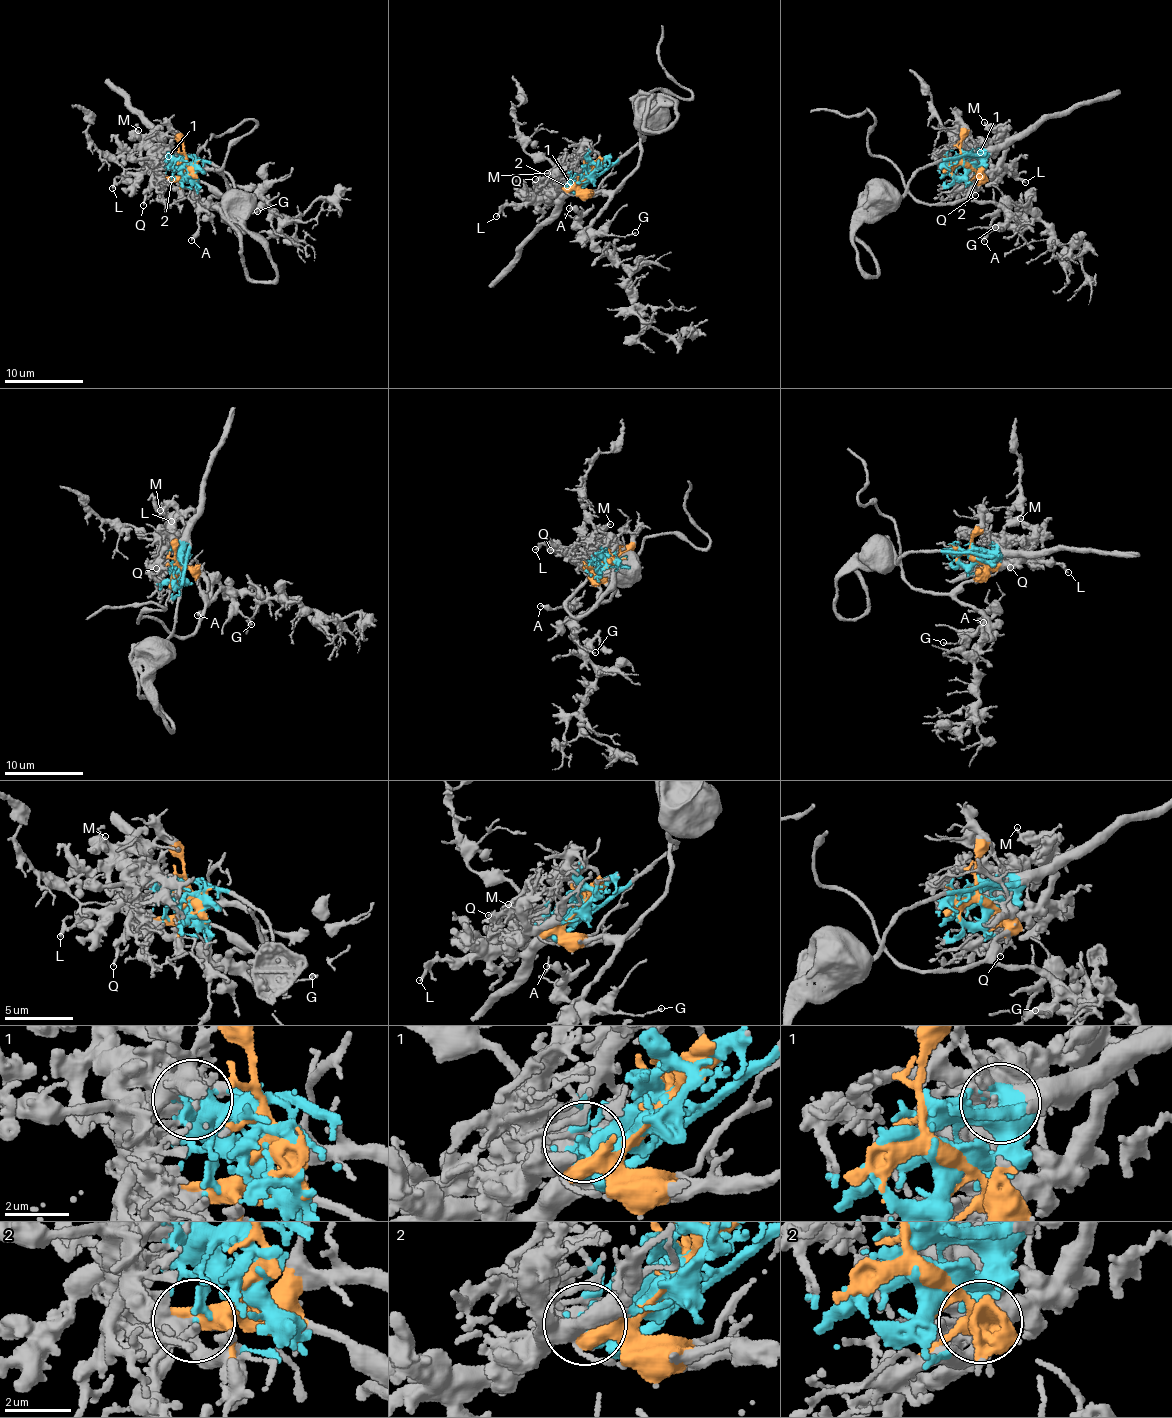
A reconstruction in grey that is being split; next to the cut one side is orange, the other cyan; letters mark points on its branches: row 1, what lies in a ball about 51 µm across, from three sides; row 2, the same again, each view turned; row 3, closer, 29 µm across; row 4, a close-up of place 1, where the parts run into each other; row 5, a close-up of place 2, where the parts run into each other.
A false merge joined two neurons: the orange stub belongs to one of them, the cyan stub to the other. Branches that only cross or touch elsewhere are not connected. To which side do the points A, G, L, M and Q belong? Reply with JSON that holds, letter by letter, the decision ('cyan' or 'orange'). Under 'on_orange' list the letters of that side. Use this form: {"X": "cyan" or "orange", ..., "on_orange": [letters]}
{"A": "orange", "G": "orange", "L": "cyan", "M": "cyan", "Q": "cyan", "on_orange": ["A", "G"]}

